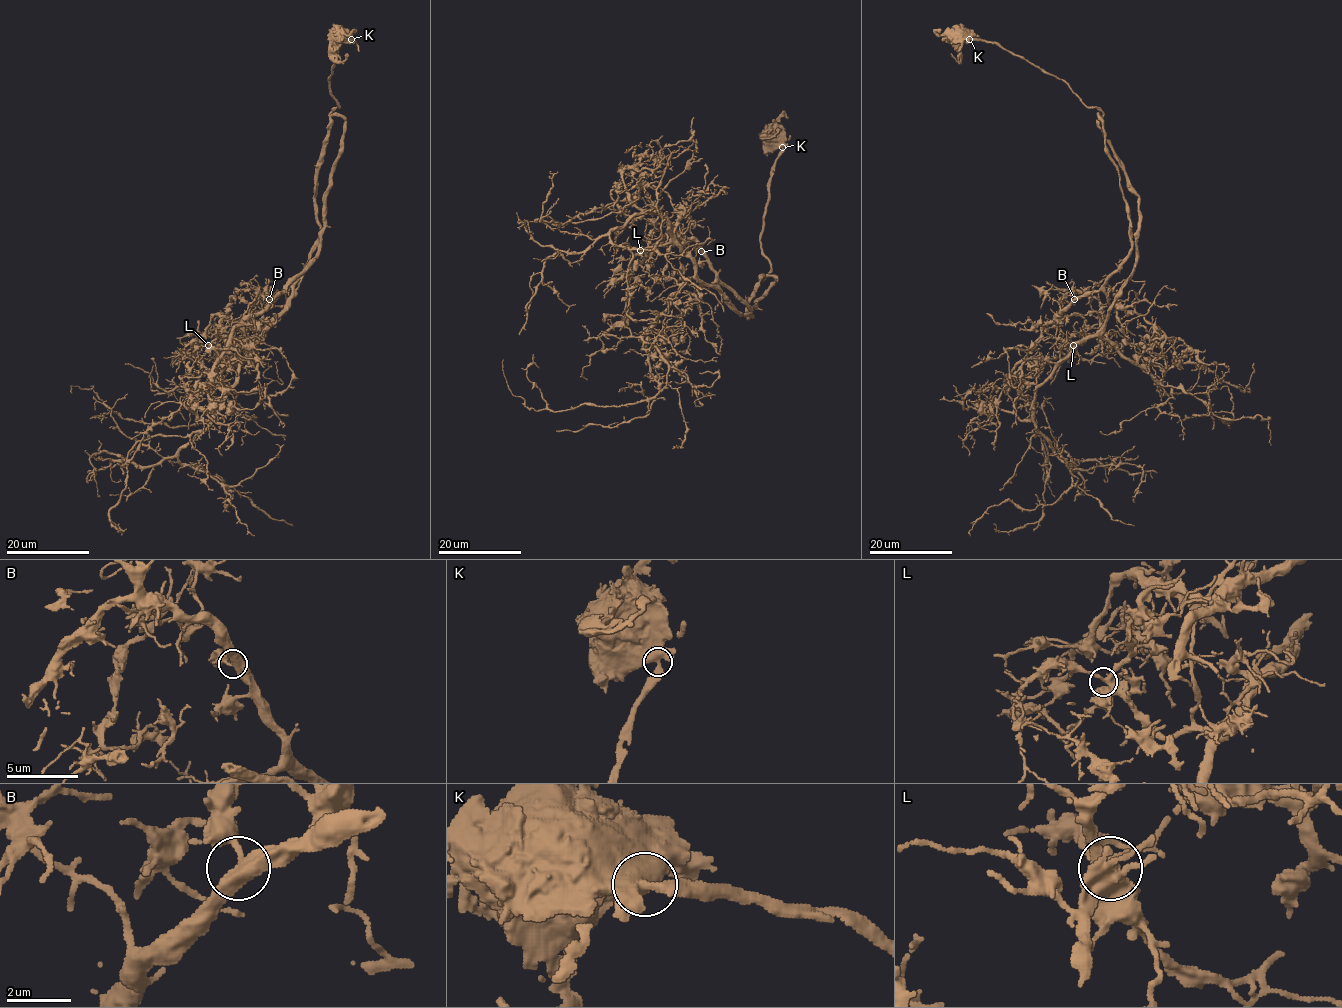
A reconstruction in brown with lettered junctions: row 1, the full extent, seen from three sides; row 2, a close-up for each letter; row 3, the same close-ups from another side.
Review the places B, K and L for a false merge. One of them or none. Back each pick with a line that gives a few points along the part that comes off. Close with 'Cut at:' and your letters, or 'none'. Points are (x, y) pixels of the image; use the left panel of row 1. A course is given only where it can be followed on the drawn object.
Cut at: none

